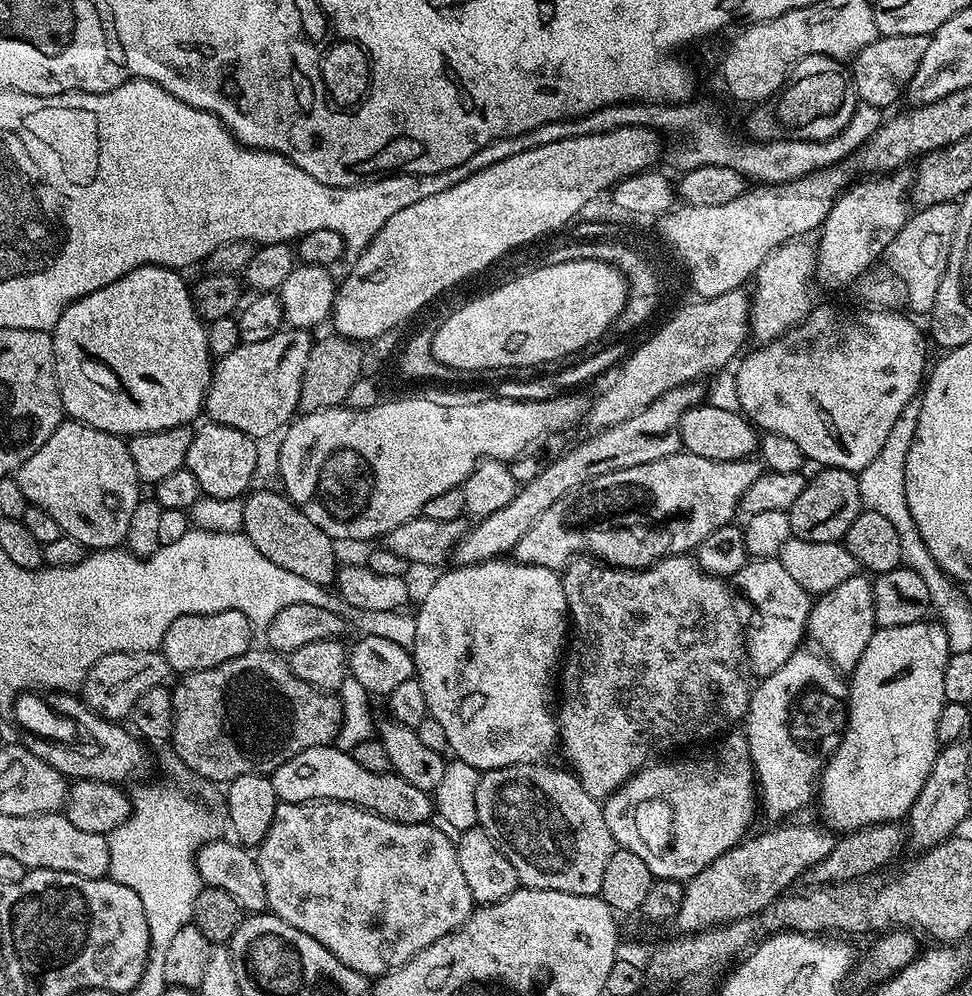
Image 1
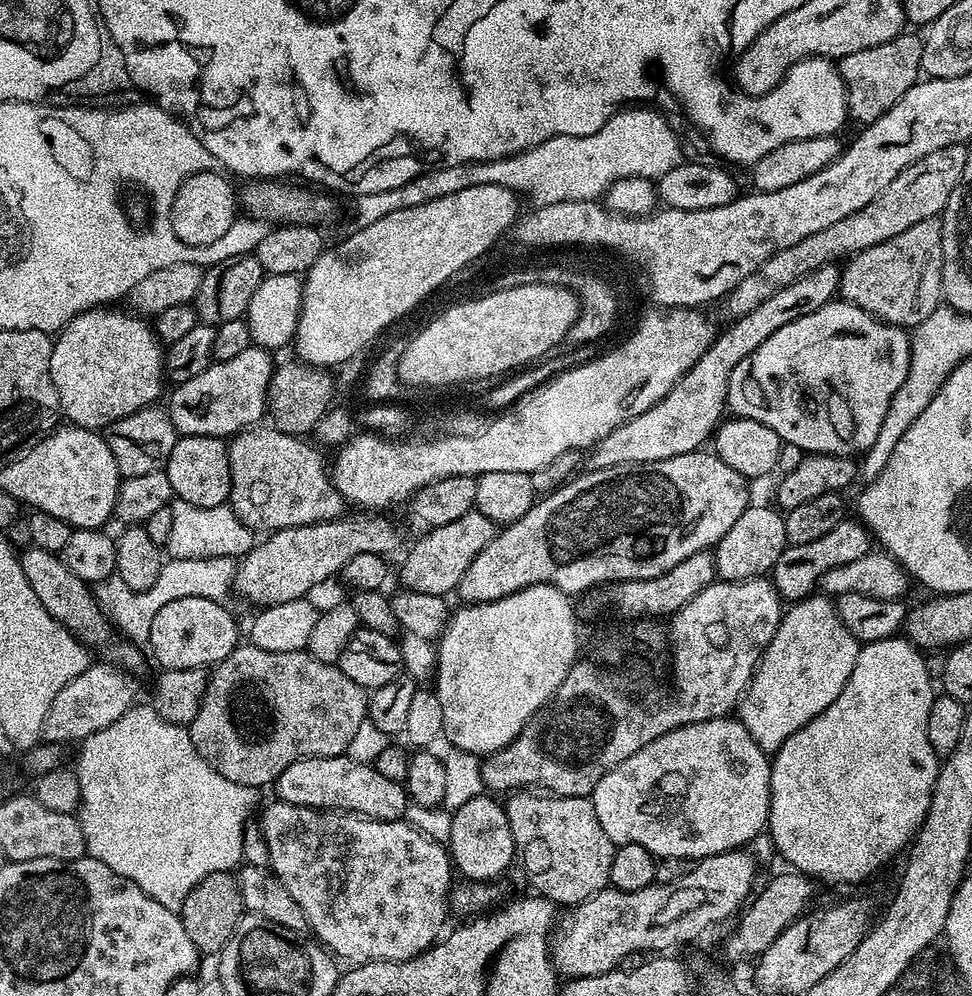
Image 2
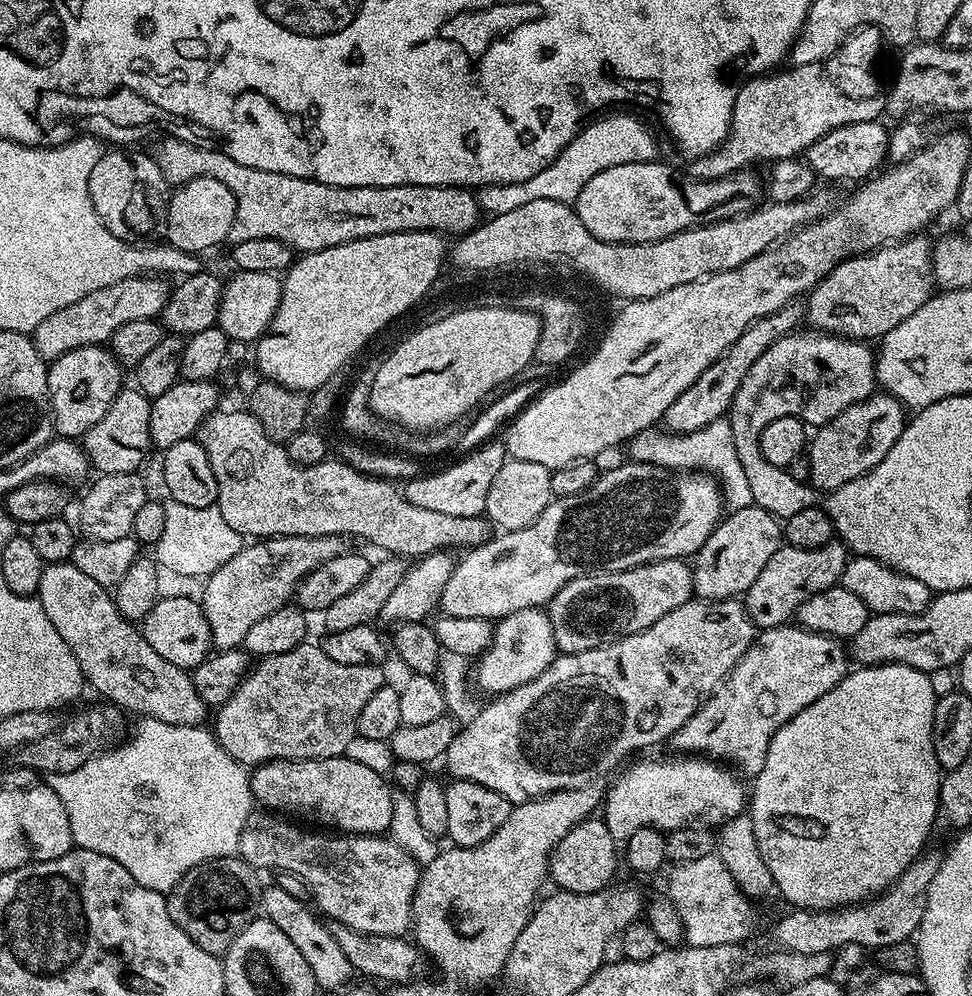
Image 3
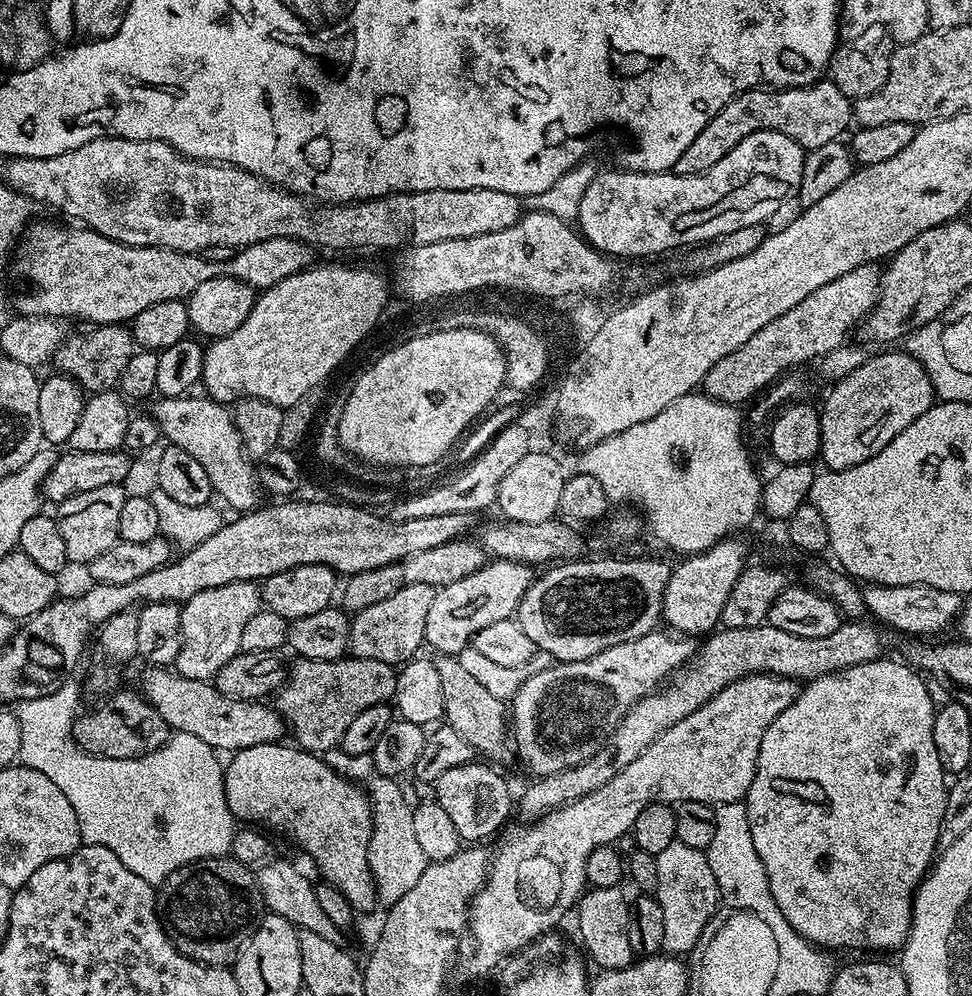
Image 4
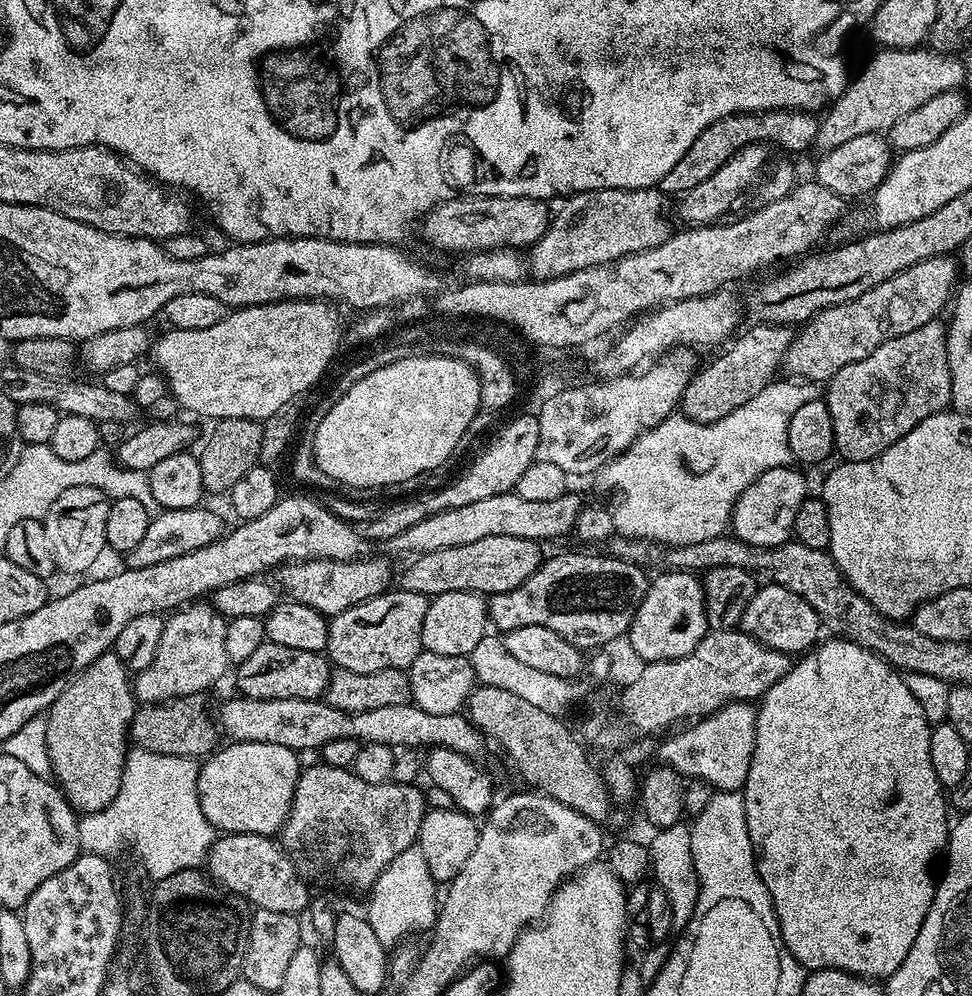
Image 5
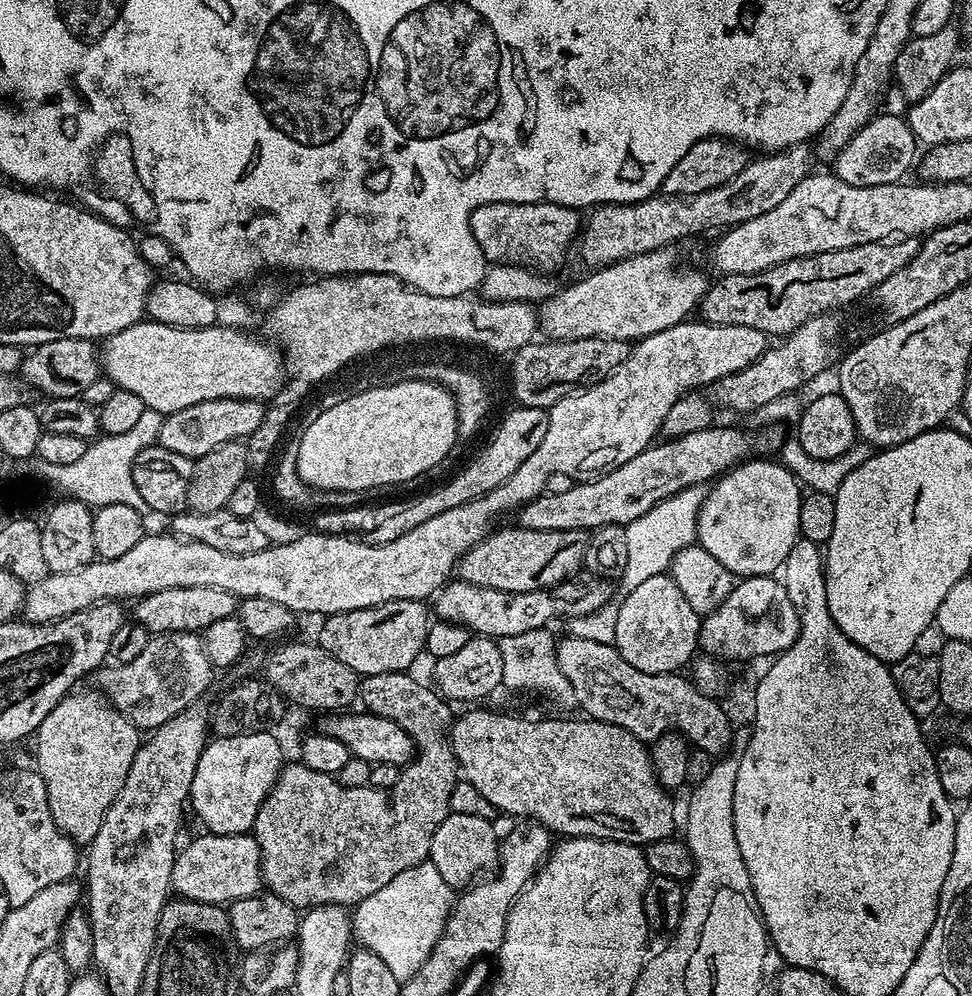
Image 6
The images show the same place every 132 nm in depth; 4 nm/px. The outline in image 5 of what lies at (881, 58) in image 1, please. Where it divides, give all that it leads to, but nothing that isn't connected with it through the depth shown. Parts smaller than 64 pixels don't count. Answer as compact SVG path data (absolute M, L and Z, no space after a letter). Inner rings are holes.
M770 110L768 112L739 112L733 116L727 116L706 126L706 130L702 130L702 134L698 134L698 138L690 142L690 150L686 150L686 154L682 154L678 162L674 162L672 169L660 179L658 187L665 194L671 194L671 192L683 194L694 190L694 186L699 186L701 182L706 182L706 178L722 170L722 166L726 166L726 162L730 162L730 158L734 158L738 150L751 144L771 146L773 149L783 150L788 154L802 152L806 148L811 149L816 143L819 129L820 120L811 112Z

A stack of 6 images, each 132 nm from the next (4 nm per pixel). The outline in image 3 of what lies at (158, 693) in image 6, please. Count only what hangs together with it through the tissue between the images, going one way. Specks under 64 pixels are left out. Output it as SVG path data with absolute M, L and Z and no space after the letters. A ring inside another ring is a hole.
M269 536L249 543L241 552L234 554L226 566L214 570L214 574L203 581L204 623L208 626L211 643L217 649L241 647L254 622L266 618L266 614L274 614L274 610L289 603L296 595L296 587L315 568L330 562L330 558L338 558L345 551L345 541L339 536Z

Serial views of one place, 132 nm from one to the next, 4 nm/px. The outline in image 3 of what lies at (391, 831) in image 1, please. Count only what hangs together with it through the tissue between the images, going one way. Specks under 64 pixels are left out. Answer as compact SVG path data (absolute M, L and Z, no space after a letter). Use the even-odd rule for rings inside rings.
M254 810L246 818L246 826L242 826L238 856L257 870L277 868L280 872L293 872L298 879L305 880L312 887L314 895L332 896L331 919L335 923L345 924L350 930L378 936L404 936L411 929L412 899L420 881L422 868L410 853L397 847L395 841L387 835L325 834L323 831L301 826L283 815L273 814L268 810Z

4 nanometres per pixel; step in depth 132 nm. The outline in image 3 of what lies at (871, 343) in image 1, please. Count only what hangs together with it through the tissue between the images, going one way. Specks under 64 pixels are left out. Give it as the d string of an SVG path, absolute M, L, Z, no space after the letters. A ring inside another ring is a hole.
M815 330L807 331L783 336L770 346L754 362L734 396L726 418L730 422L735 458L742 468L744 464L752 468L752 464L765 461L760 450L760 438L775 418L796 417L805 425L817 428L875 391L875 355L867 343Z

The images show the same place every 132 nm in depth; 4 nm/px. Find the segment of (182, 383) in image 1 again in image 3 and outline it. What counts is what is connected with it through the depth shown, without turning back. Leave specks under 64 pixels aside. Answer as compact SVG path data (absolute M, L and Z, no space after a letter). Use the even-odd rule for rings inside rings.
M99 344L70 350L48 364L48 401L52 407L55 431L64 438L80 438L110 410L119 394L122 365L107 347Z

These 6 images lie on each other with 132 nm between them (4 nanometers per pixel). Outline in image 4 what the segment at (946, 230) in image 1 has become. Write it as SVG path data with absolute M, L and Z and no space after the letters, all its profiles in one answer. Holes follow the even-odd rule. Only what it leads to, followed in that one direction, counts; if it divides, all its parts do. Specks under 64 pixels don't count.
M875 263L863 264L802 298L798 306L762 326L762 330L758 330L758 334L754 334L754 338L747 340L738 350L714 362L702 385L703 395L723 404L744 406L747 400L754 399L761 391L760 396L785 374L791 373L791 368L807 360L815 362L830 354L830 350L845 347L847 340L844 339L859 329L868 317L868 311L876 304L881 275L881 269Z

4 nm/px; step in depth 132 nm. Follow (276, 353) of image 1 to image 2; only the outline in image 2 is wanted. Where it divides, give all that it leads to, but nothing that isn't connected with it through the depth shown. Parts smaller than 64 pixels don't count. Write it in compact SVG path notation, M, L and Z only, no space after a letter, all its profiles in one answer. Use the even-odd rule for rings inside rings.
M251 347L235 358L209 364L188 381L177 383L166 403L170 422L180 436L218 436L231 438L237 432L259 425L268 407L268 387L274 371L273 353L267 348Z

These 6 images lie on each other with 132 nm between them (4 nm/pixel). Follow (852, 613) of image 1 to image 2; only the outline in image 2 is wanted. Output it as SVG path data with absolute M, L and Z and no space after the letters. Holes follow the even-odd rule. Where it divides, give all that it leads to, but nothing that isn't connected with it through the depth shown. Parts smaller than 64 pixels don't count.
M813 594L806 600L795 601L789 608L792 609L789 612L787 609L781 615L778 630L772 641L764 647L756 672L734 709L735 719L740 720L746 730L750 730L750 738L754 738L760 749L769 754L775 754L786 738L790 738L790 734L822 714L822 710L826 710L826 706L830 706L830 702L842 694L842 686L846 686L862 647L861 641L852 637L850 630L846 630L842 618L838 618L835 603L827 595Z

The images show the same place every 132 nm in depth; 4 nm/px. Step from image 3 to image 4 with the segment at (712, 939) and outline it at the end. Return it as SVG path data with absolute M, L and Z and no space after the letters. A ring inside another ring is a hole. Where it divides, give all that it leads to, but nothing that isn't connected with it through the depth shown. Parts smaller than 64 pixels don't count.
M680 841L666 846L665 850L654 857L654 862L658 873L654 895L662 906L662 916L665 919L661 951L665 955L680 958L691 953L709 918L719 909L720 891L717 890L717 879L710 868L707 853Z

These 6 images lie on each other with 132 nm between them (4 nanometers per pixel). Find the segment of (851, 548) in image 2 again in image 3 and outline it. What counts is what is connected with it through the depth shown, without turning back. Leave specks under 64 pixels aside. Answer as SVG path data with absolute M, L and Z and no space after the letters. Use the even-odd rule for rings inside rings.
M836 538L821 548L781 546L774 558L766 562L758 578L754 578L754 586L750 586L742 597L752 623L760 630L789 623L806 598L814 598L814 594L822 594L822 590L840 583L840 575L849 559L848 549Z

